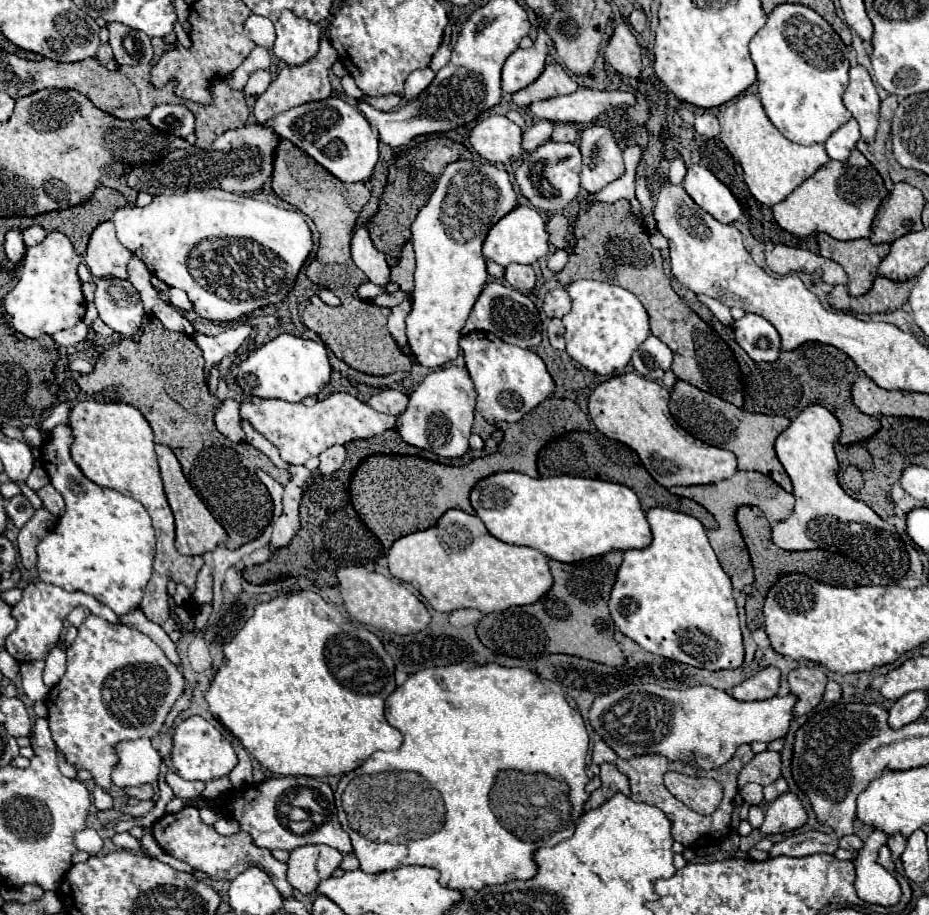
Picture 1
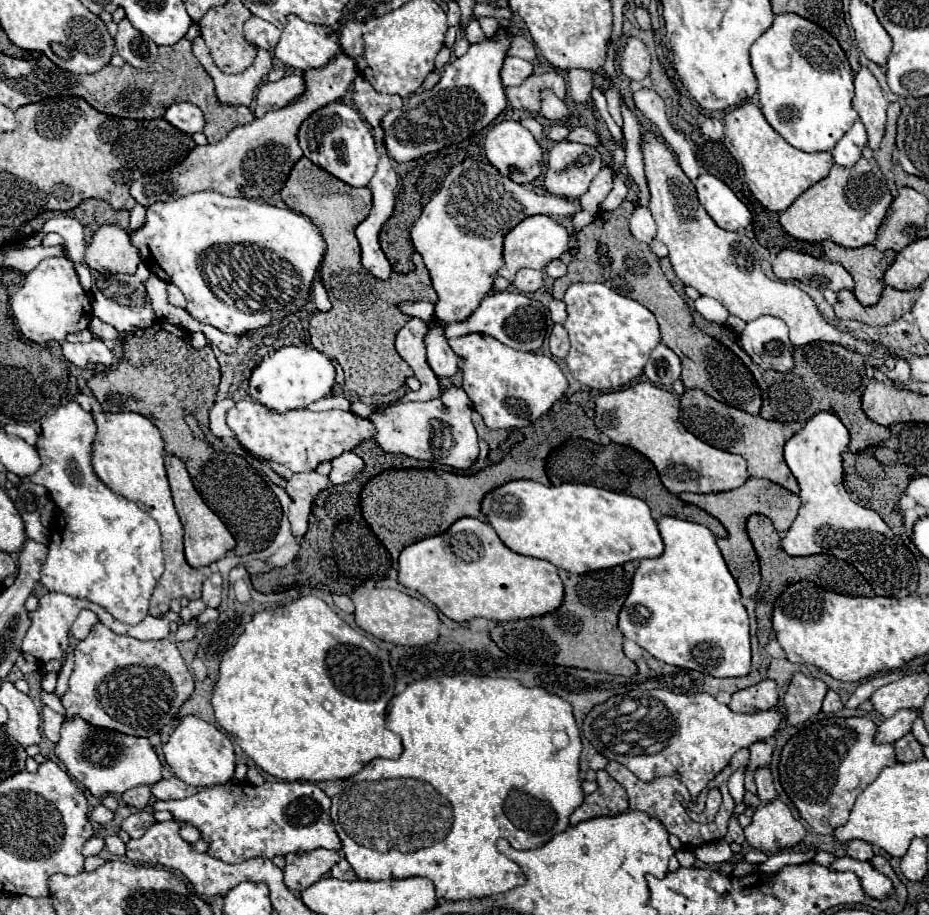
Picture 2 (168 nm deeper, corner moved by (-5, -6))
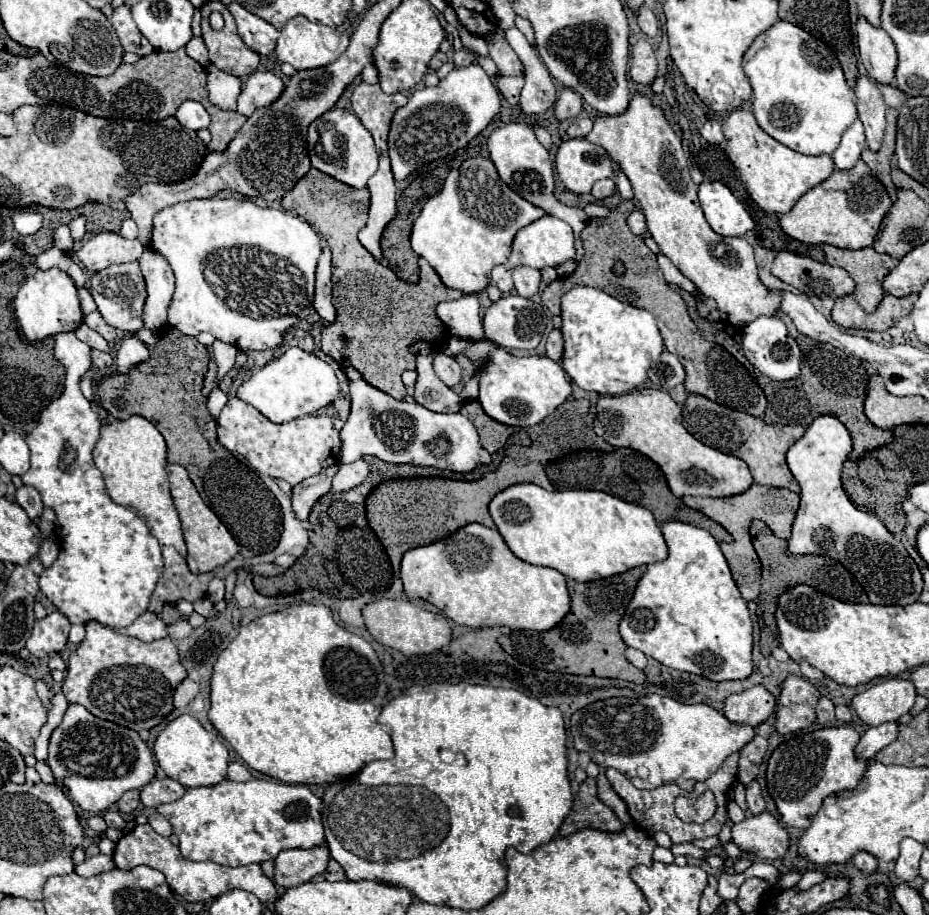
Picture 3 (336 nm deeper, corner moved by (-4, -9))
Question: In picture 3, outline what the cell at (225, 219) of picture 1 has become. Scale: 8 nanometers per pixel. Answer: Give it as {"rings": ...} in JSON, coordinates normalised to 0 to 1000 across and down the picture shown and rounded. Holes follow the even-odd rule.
{"rings":[[[229,215],[178,226],[165,242],[167,252],[160,270],[180,283],[191,305],[182,336],[182,355],[197,366],[212,368],[216,362],[223,362],[231,370],[262,384],[285,384],[302,375],[307,360],[337,342],[337,309],[339,292],[346,281],[346,261],[326,237],[279,226],[268,217]]]}

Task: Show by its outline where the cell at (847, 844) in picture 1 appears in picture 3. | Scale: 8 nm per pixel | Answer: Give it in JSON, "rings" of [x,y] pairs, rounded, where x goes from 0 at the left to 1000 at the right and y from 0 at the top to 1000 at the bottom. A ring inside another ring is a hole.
{"rings":[[[933,930],[920,932],[920,937],[918,937],[916,941],[918,941],[918,945],[920,945],[922,950],[927,950],[927,952],[931,952],[931,954],[940,954],[940,952],[944,950],[944,939],[942,939],[938,932],[933,932]]]}

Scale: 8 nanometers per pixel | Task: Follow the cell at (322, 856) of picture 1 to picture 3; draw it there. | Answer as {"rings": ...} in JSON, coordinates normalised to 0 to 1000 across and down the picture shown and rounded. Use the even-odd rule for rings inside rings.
{"rings":[[[311,928],[302,930],[296,939],[296,965],[311,972],[335,963],[339,956],[350,954],[354,943],[354,928]]]}

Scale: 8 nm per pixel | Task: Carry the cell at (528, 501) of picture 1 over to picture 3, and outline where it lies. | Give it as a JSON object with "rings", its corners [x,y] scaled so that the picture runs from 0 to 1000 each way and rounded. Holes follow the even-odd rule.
{"rings":[[[561,528],[535,539],[526,550],[526,561],[559,611],[600,622],[619,635],[658,631],[718,609],[718,596],[703,561],[649,537],[587,537],[580,530]]]}

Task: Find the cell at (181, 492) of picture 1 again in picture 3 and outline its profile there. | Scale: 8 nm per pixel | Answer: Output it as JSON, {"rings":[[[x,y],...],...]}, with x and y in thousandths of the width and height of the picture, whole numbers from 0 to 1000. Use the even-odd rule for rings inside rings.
{"rings":[[[180,508],[180,519],[182,519],[182,528],[184,528],[184,543],[186,543],[186,550],[191,554],[191,561],[193,561],[195,574],[197,574],[197,585],[199,585],[199,593],[201,593],[201,617],[203,617],[206,626],[223,626],[223,624],[229,624],[231,620],[238,620],[244,613],[249,613],[257,604],[257,596],[253,593],[253,589],[249,587],[244,576],[236,569],[236,565],[219,550],[219,545],[210,537],[210,530],[201,521],[199,510]]]}

